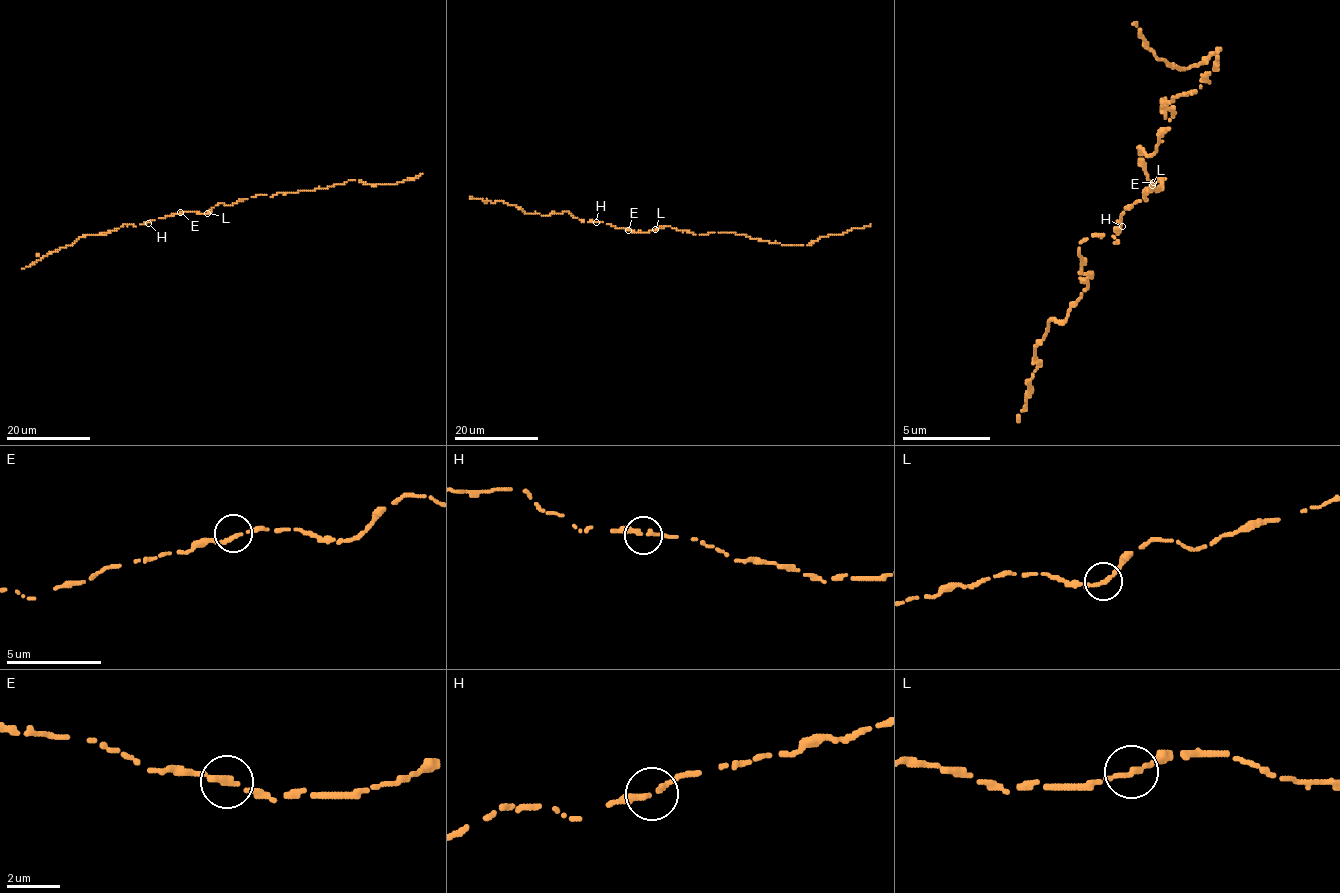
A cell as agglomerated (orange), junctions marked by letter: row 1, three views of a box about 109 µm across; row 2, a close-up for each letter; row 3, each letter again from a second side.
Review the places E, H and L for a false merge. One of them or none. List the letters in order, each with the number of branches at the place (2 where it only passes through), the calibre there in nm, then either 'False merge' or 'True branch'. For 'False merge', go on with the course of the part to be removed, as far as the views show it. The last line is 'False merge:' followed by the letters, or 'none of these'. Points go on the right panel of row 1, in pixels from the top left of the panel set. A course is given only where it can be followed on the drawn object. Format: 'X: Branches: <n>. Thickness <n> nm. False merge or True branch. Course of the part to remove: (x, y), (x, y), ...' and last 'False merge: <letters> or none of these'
E: Branches: 2. Thickness 240 nm. True branch
H: Branches: 2. Thickness 240 nm. True branch
L: Branches: 2. Thickness 220 nm. True branch
False merge: none of these

